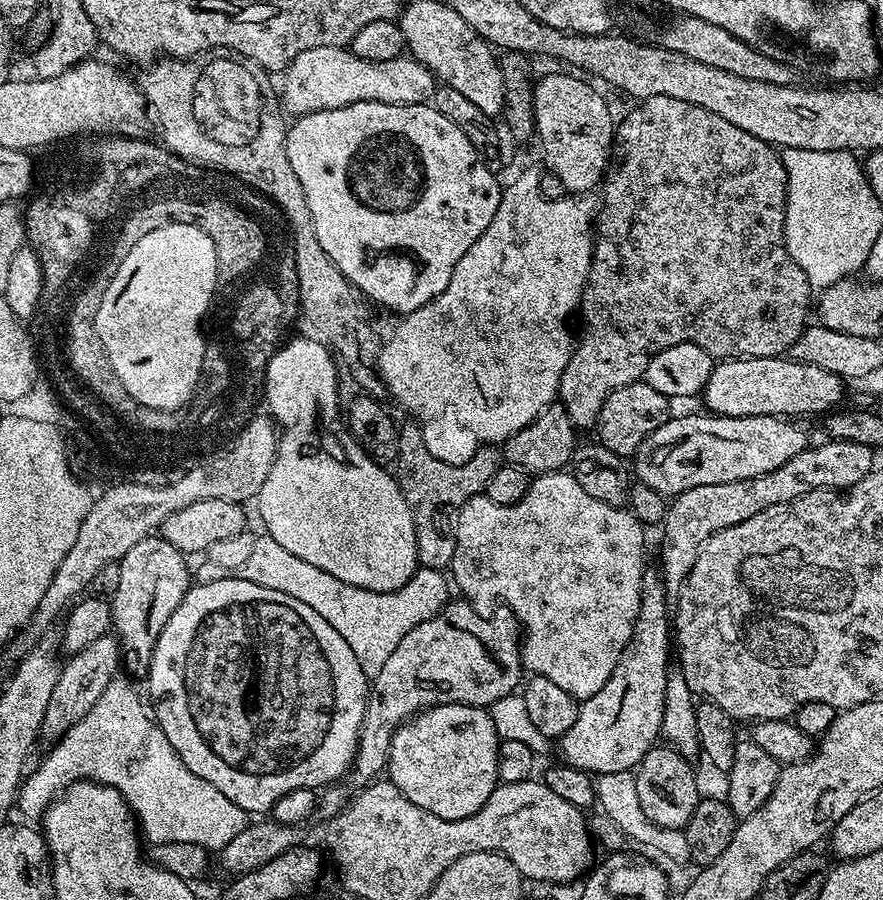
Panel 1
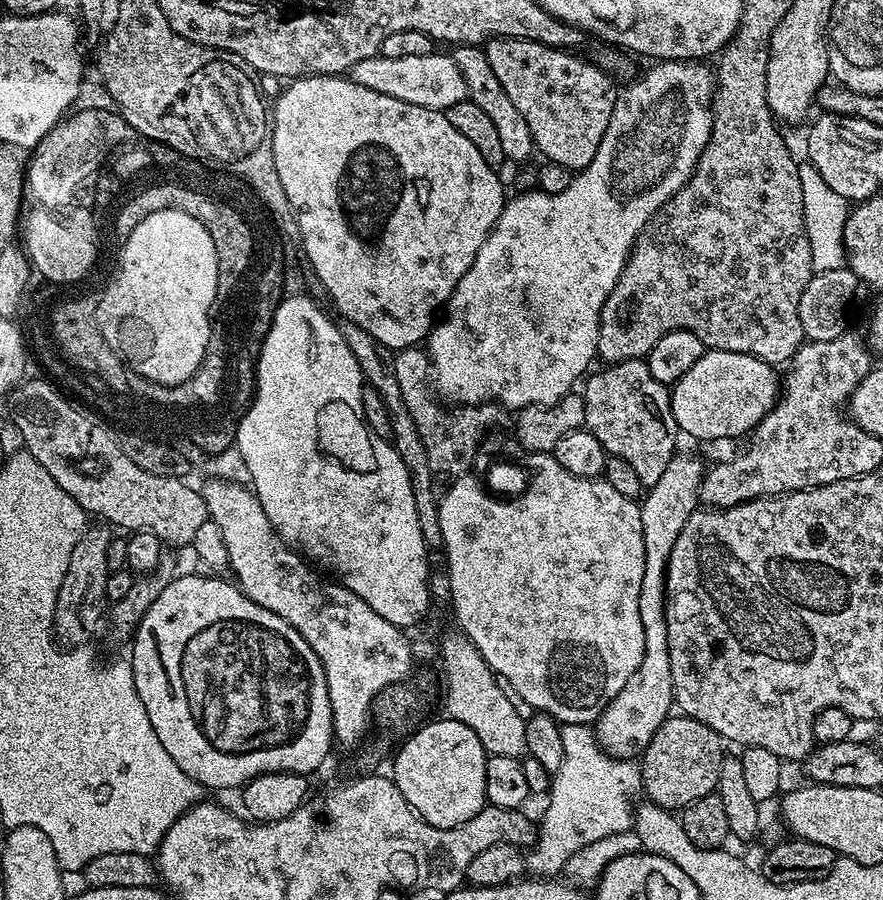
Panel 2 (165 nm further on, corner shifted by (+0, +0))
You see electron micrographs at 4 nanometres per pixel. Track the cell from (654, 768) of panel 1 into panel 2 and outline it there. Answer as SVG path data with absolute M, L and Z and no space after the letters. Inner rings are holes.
M683 714L669 715L639 761L643 795L669 810L682 810L698 798L713 795L726 755L724 747L725 741L710 726Z

